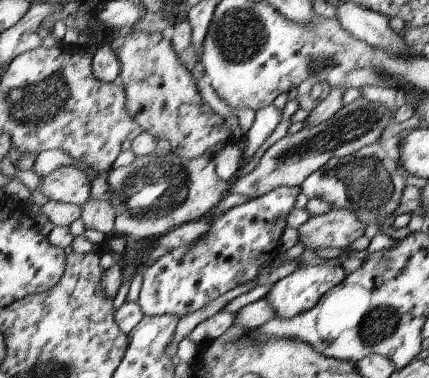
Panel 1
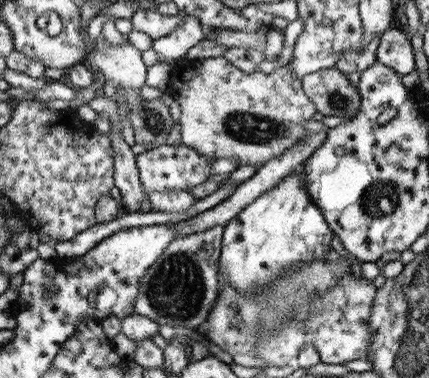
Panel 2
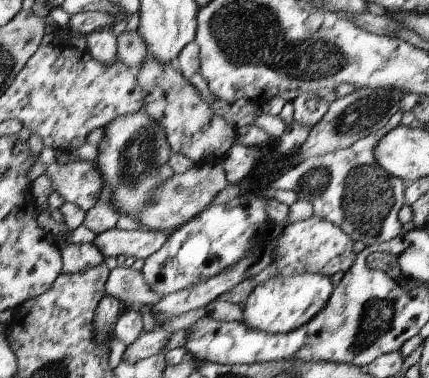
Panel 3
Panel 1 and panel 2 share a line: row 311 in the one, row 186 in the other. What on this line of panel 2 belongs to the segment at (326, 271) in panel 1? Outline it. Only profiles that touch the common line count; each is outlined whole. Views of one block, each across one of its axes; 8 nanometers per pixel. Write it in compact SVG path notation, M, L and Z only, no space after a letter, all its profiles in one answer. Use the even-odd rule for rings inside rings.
M301 164L229 220L223 230L219 278L225 278L239 292L253 292L267 286L291 264L323 258L331 248L331 236L327 220L309 196L305 164Z

